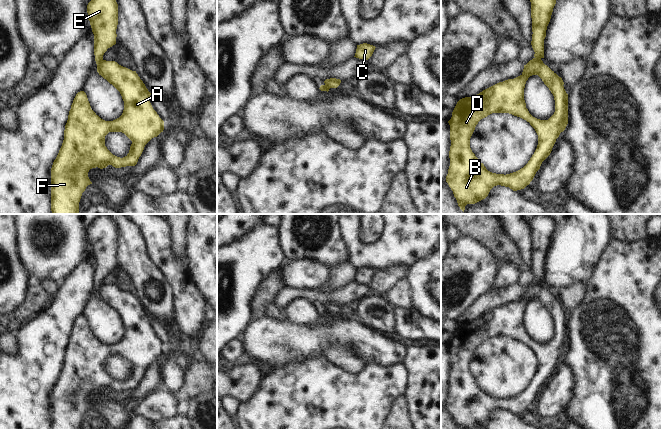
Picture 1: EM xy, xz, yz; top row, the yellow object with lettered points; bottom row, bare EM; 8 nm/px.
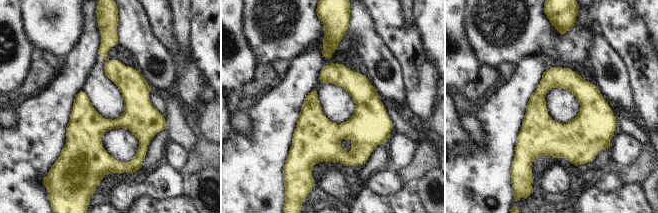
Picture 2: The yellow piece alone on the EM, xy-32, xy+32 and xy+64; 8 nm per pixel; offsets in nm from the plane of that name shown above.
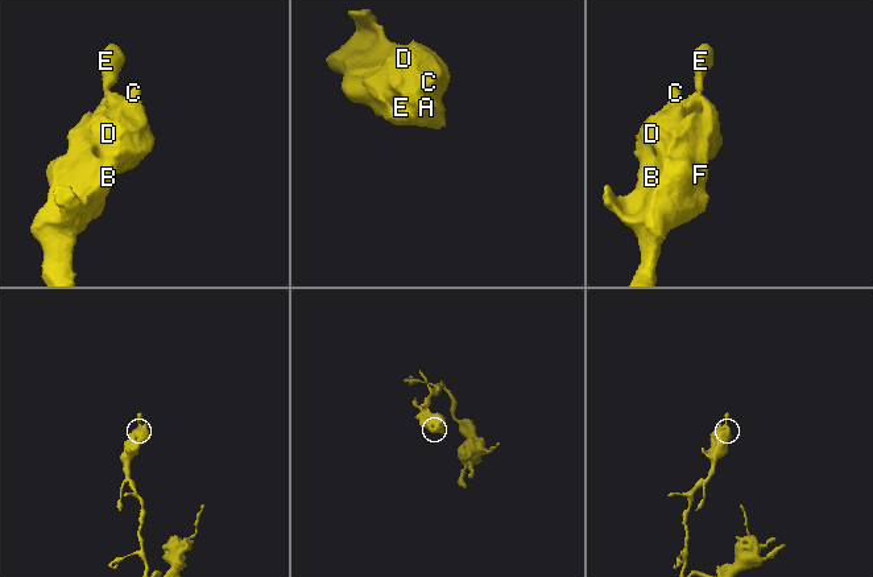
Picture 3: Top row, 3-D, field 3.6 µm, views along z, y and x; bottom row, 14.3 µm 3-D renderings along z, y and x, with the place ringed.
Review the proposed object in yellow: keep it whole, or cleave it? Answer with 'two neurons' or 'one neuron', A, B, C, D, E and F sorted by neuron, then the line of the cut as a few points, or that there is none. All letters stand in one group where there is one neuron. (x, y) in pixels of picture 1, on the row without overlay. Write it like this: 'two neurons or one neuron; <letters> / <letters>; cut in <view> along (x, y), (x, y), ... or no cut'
two neurons; A B C D F / E; cut in xy along (102, 282), (97, 288)

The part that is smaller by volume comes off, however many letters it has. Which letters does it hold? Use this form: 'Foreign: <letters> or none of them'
Foreign: E

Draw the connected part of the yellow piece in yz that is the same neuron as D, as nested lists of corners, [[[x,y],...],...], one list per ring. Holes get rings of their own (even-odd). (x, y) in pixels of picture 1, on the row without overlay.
[[[533,282],[524,289],[523,296],[514,303],[499,306],[479,318],[460,323],[448,345],[450,349],[451,370],[449,375],[450,390],[446,400],[446,406],[453,415],[458,429],[475,428],[485,423],[490,414],[497,409],[509,411],[513,415],[524,413],[533,404],[542,386],[550,379],[552,372],[568,348],[568,318],[564,313],[564,306],[554,295],[543,287],[541,283]],[[532,299],[538,299],[549,312],[555,324],[555,336],[548,344],[540,344],[533,341],[524,324],[524,312],[526,305]],[[492,337],[509,337],[520,341],[535,353],[538,359],[537,372],[528,385],[520,394],[510,398],[496,398],[488,395],[483,387],[475,380],[470,372],[470,362],[478,346]]]

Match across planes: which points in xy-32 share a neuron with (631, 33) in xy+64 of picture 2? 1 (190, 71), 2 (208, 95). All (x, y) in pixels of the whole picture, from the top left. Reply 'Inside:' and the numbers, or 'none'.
Inside: 1

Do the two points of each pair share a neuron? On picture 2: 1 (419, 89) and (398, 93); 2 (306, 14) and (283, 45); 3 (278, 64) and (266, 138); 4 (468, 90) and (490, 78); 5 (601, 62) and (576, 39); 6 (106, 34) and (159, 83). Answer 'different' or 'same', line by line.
1: different
2: same
3: different
4: same
5: different
6: different

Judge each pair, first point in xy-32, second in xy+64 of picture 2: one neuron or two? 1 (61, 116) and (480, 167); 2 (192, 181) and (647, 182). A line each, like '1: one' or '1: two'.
1: one
2: one

